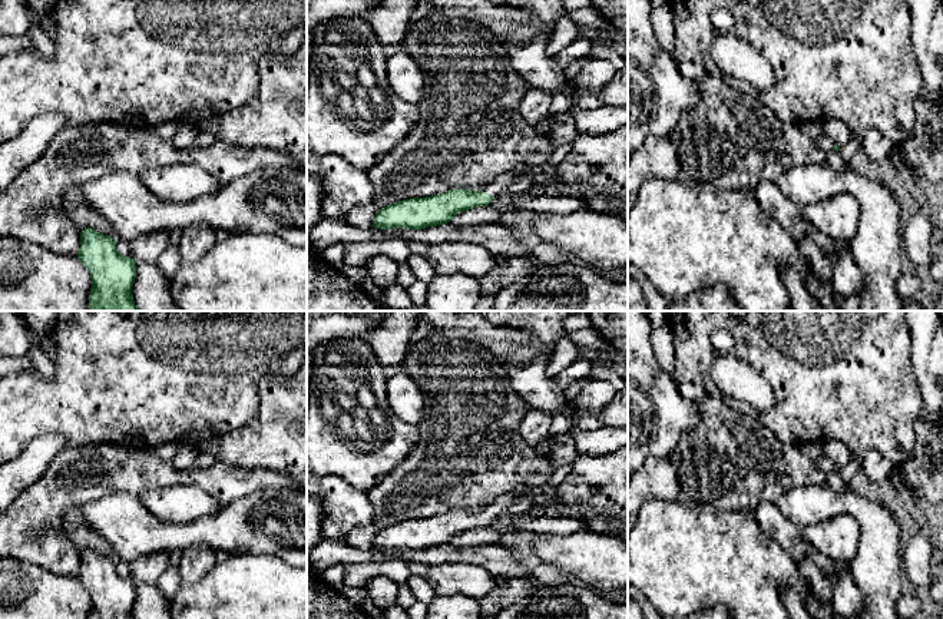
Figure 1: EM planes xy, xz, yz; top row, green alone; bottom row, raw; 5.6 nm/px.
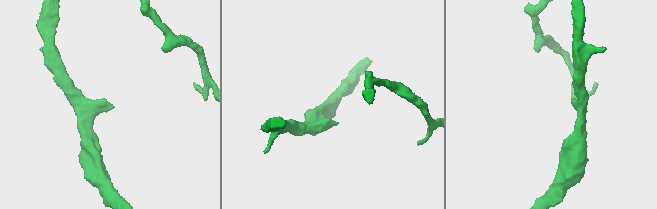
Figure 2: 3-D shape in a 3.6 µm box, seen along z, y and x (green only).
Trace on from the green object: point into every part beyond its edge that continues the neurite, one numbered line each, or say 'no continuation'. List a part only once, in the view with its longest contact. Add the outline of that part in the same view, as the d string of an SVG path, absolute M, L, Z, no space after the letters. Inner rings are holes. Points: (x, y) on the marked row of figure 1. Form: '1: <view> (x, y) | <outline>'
1: xz (500, 182) | M513 171L504 175L497 176L492 183L489 183L483 192L497 196L507 185L514 182L519 178L519 172Z

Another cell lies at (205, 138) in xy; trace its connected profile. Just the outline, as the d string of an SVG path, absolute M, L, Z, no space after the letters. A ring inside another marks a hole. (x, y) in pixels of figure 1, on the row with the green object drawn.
M201 128L199 135L198 135L193 146L208 148L208 146L214 145L215 142L216 142L215 132L209 132L205 128Z

